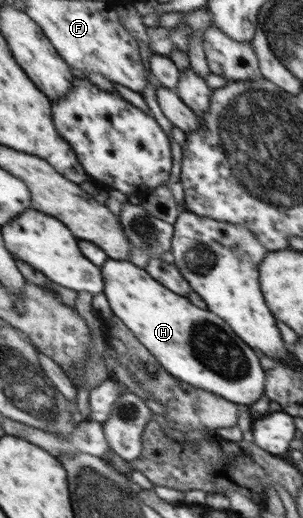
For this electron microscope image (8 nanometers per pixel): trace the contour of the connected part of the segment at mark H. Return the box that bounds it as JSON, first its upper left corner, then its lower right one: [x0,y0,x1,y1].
[101,258,265,406]

